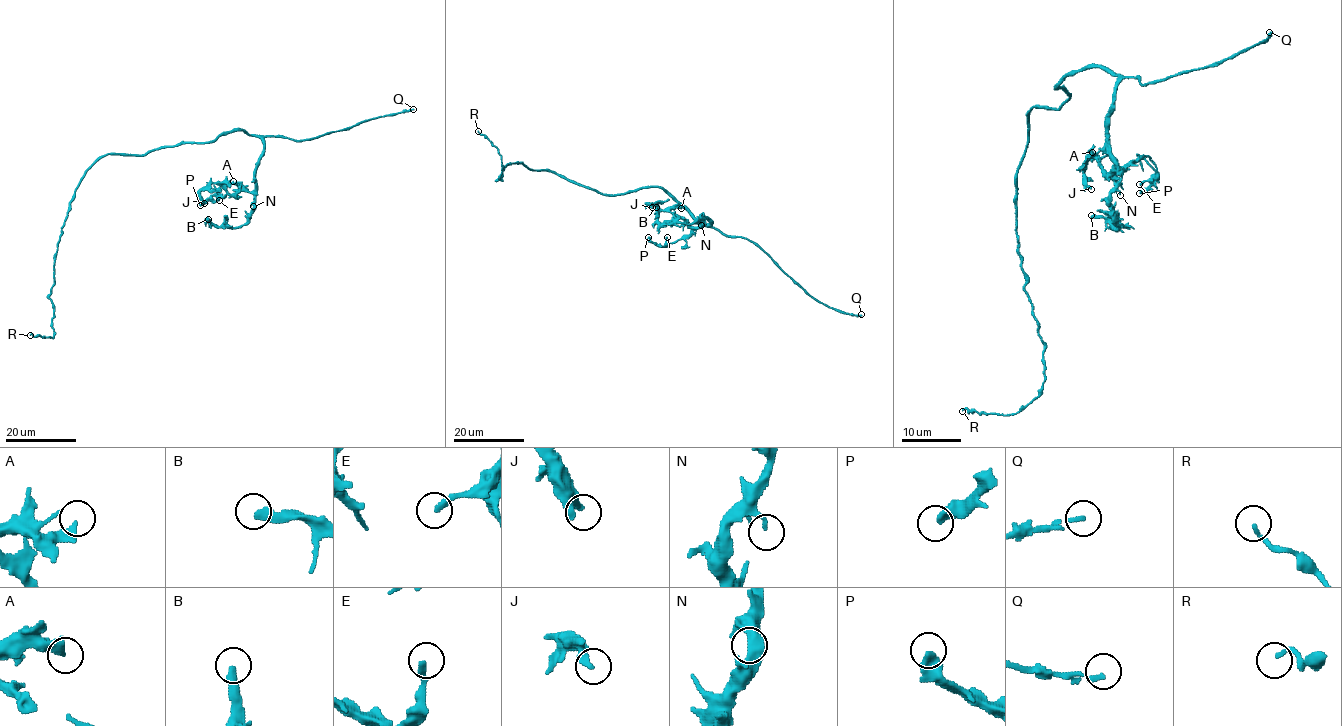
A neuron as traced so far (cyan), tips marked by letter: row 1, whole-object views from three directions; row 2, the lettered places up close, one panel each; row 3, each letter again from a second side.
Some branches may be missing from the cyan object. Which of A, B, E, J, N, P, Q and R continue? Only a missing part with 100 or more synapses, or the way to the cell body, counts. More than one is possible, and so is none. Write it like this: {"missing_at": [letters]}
{"missing_at": ["Q"]}

